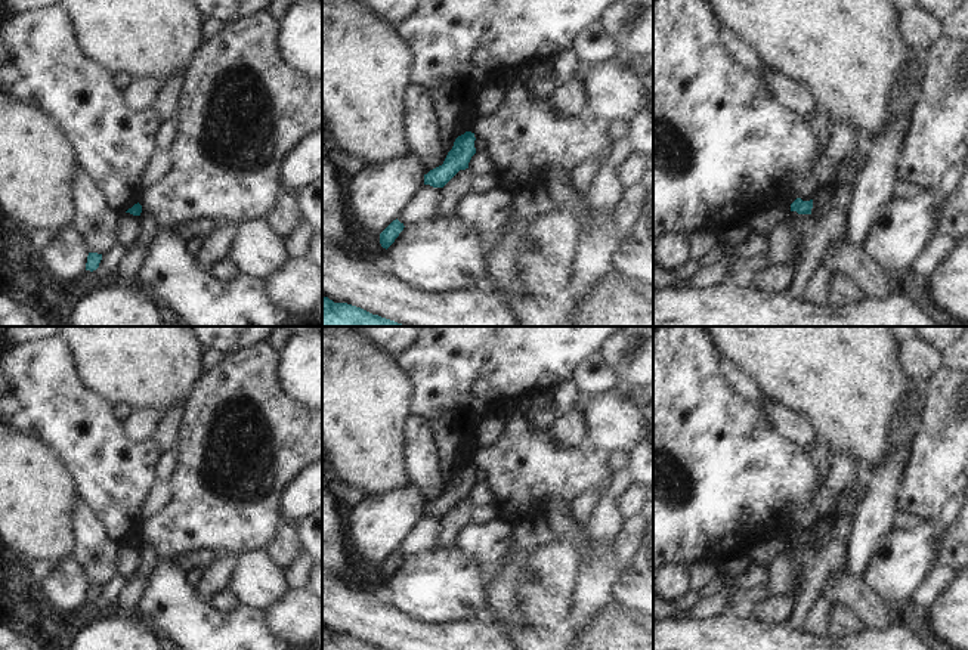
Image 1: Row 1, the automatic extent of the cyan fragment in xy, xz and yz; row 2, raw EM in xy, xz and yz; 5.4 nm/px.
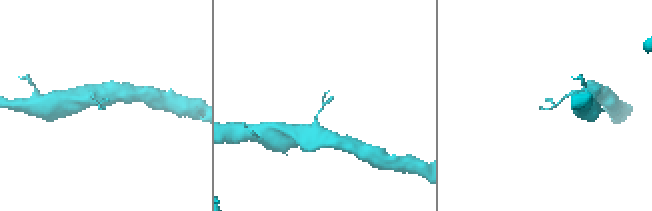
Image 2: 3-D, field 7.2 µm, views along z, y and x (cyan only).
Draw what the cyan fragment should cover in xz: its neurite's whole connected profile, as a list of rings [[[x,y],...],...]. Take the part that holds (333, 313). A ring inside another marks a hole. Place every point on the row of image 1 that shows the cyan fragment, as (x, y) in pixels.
[[[322,298],[322,326],[405,326],[347,303]]]

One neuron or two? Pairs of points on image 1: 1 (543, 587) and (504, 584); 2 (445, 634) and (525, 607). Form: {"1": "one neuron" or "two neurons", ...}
{"1": "two neurons", "2": "two neurons"}

